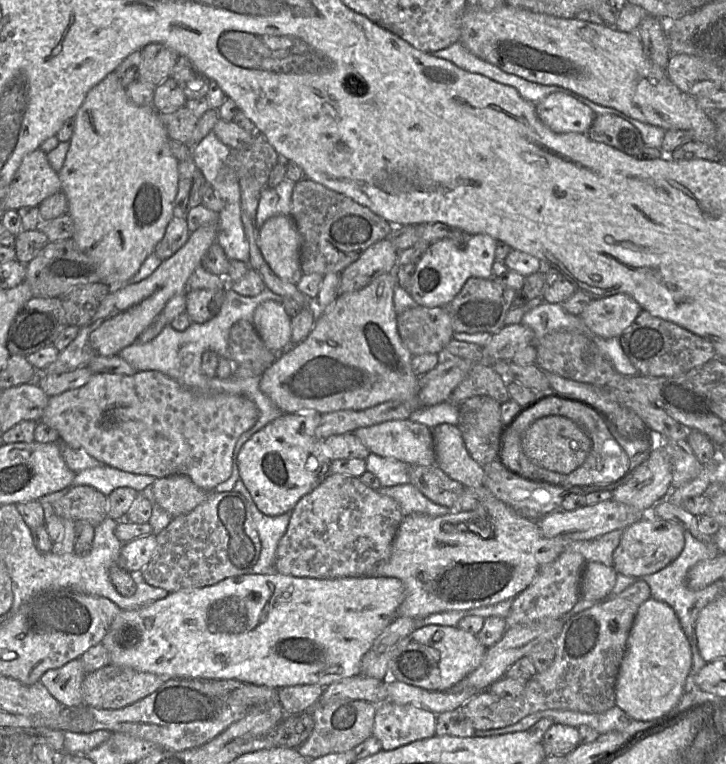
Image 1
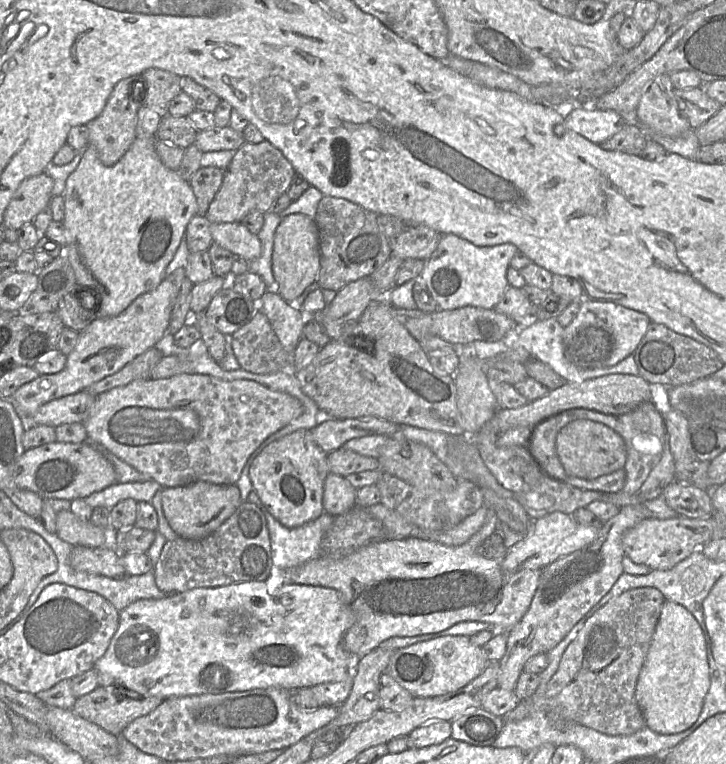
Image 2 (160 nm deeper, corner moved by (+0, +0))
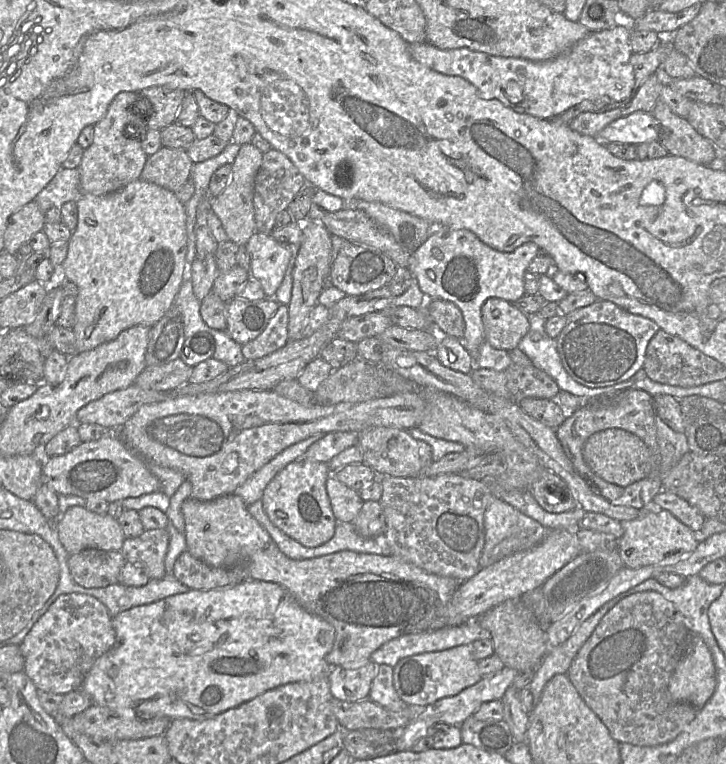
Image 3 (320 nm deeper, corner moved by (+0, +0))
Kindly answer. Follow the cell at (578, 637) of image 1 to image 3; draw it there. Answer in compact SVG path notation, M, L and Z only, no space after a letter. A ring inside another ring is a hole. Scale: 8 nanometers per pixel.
M655 591L634 593L602 617L566 675L617 742L662 745L675 739L701 710L674 701L668 688L690 639L691 633L672 602Z

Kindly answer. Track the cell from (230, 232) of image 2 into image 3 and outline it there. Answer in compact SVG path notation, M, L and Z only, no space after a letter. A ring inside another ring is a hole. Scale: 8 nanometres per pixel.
M260 232L253 234L245 247L251 259L250 279L260 283L266 298L274 298L292 257L290 248Z

